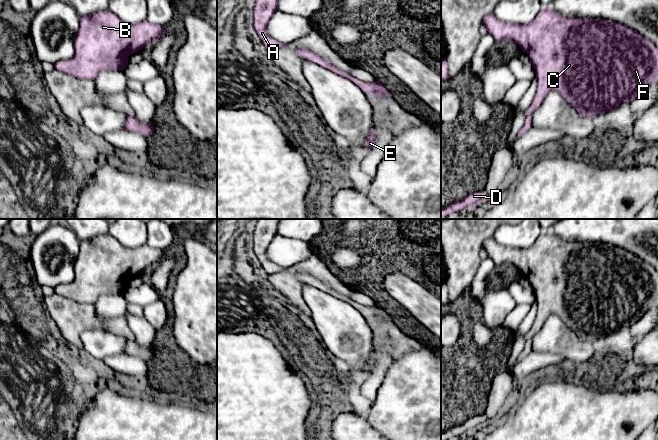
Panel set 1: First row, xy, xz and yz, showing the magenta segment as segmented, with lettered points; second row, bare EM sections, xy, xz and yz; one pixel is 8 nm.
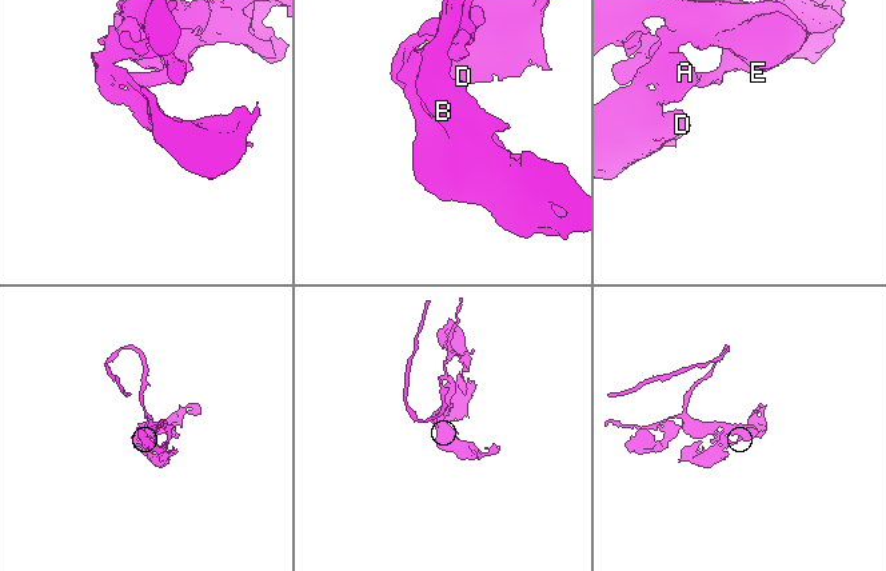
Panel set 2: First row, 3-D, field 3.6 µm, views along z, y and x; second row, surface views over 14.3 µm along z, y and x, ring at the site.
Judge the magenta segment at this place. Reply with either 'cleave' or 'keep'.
cleave

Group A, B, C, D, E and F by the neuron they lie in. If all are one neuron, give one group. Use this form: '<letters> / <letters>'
A D / B C E F

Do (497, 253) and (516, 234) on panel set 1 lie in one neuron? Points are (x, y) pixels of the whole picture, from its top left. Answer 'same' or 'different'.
different

